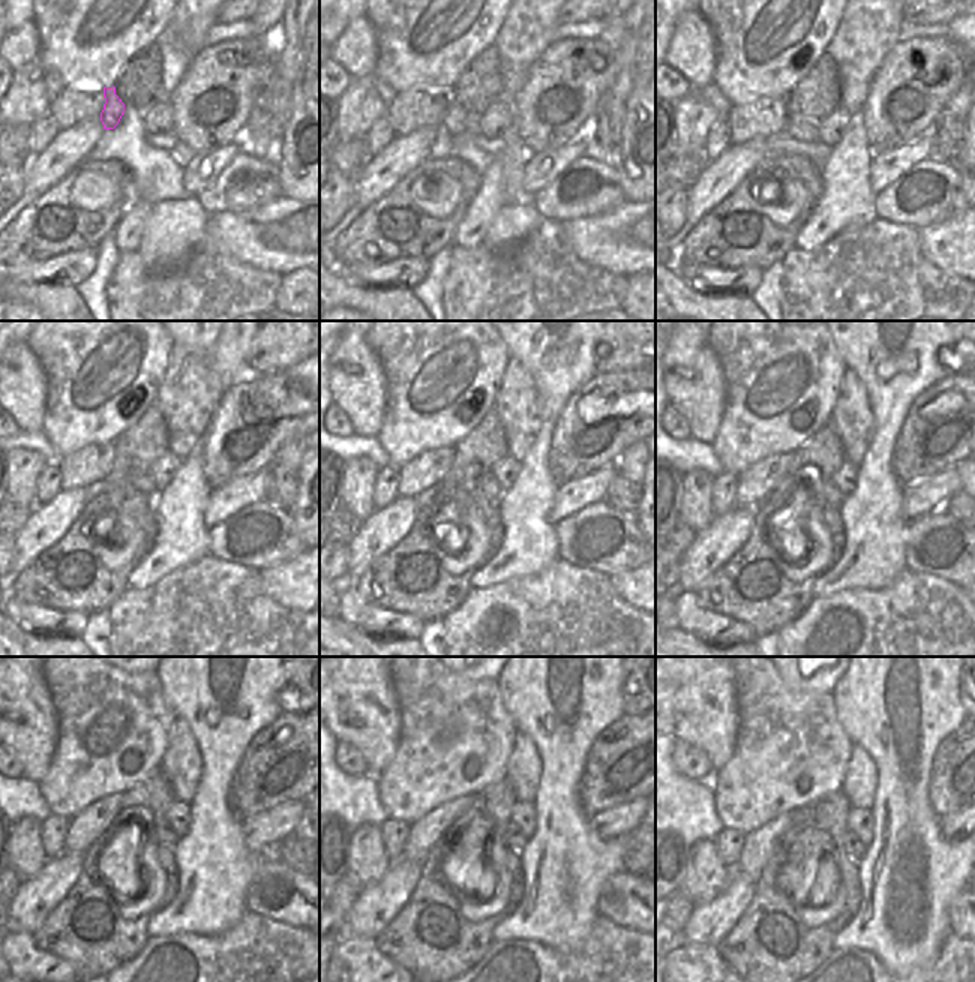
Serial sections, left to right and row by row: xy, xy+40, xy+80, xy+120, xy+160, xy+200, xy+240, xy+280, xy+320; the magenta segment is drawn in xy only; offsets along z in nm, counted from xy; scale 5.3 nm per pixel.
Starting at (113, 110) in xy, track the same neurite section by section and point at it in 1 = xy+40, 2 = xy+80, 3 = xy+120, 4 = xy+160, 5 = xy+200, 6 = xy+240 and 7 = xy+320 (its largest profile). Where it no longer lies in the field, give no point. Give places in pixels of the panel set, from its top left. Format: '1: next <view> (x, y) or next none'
1: next xy+40 (456, 122)
2: next xy+80 (800, 128)
3: next xy+120 (138, 476)
4: next xy+160 (485, 483)
5: next xy+200 (833, 495)
6: next xy+240 (162, 834)
7: next xy+320 (854, 846)

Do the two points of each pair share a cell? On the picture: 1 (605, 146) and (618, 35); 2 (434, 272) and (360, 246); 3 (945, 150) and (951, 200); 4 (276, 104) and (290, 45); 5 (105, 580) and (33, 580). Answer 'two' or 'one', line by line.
1: one
2: two
3: two
4: one
5: one

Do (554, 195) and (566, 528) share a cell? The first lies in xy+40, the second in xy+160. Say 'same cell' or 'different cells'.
same cell

